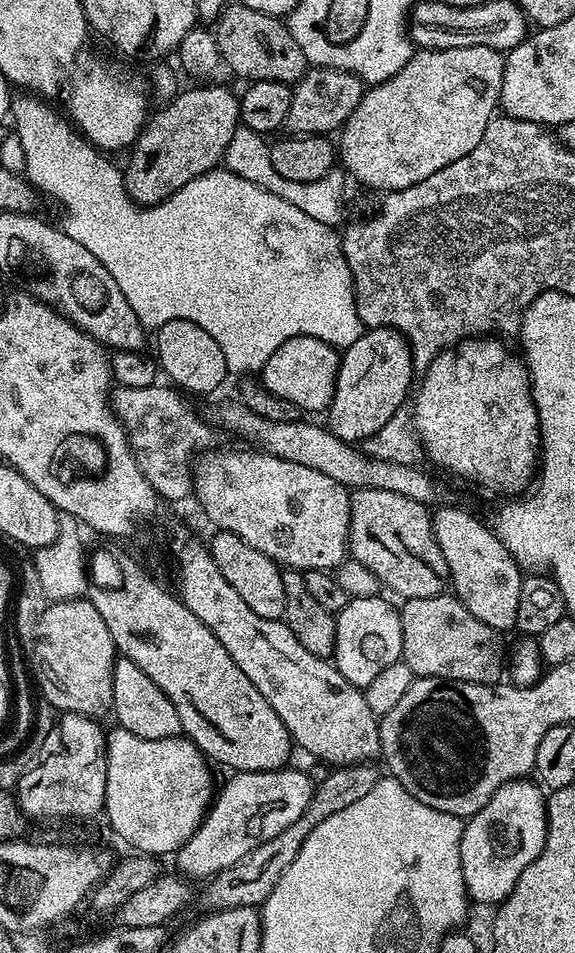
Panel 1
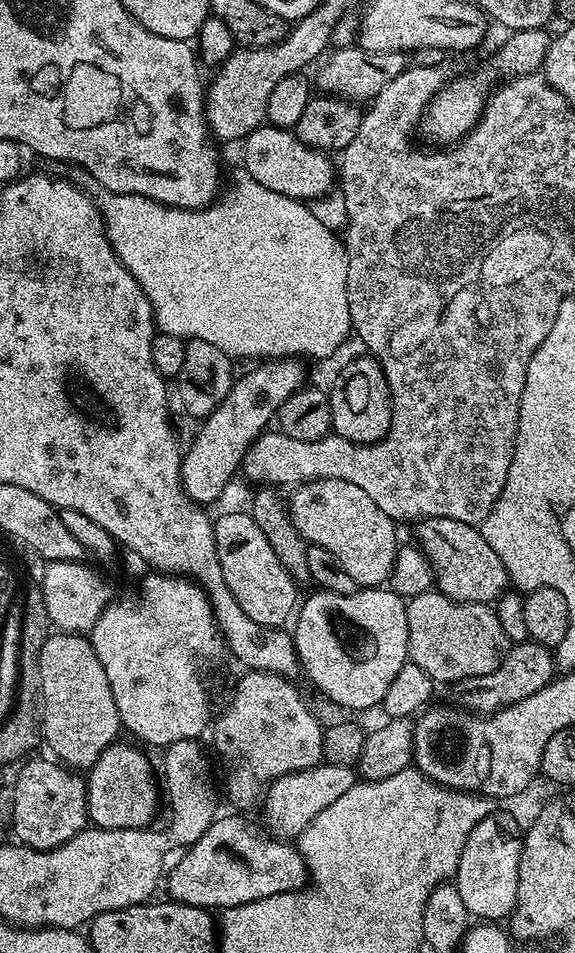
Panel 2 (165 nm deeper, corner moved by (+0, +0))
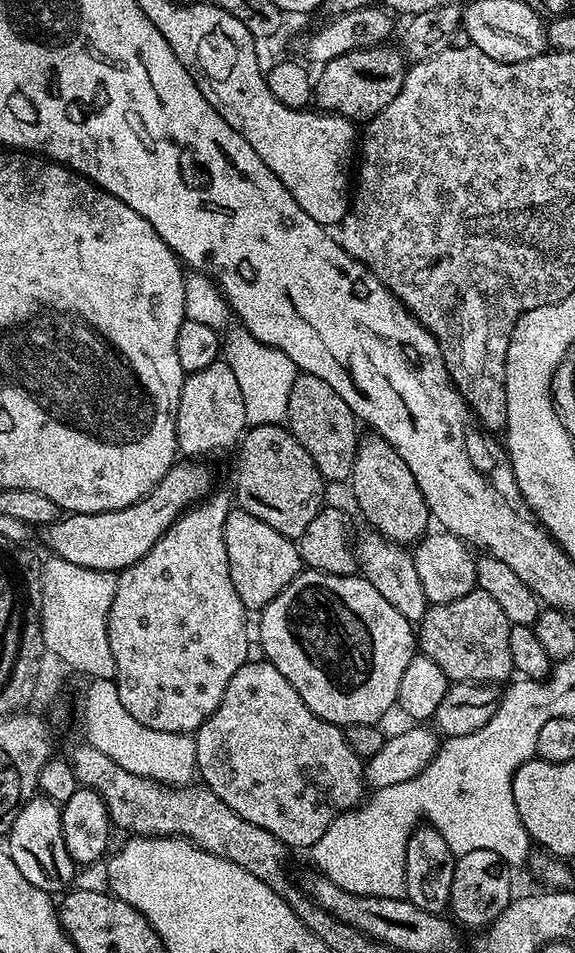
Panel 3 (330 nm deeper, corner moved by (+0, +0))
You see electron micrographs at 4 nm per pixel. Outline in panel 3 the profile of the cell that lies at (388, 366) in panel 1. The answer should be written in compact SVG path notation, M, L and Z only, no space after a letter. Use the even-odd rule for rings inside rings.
M365 435L356 447L351 484L352 496L368 520L371 531L405 546L415 545L429 531L430 513L426 498L422 498L422 490L418 490L418 482L414 474L410 474L410 466L402 462L398 450L394 450L394 446L381 436Z

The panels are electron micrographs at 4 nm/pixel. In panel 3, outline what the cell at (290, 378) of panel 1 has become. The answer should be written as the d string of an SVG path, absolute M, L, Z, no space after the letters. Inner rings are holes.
M177 462L173 464L171 470L165 474L154 486L152 492L147 493L138 502L126 506L123 510L110 510L109 512L73 512L61 515L56 523L43 529L44 540L48 543L49 553L52 556L62 558L66 562L74 562L74 566L86 566L90 570L102 570L103 572L121 573L125 568L134 566L166 530L175 522L181 514L188 511L193 504L200 503L213 491L212 472L204 462Z

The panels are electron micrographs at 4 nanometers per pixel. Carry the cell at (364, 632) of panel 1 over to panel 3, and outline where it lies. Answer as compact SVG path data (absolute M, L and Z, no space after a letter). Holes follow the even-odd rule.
M301 570L288 583L286 590L282 590L282 594L278 594L278 598L274 598L274 602L270 602L262 609L259 616L260 648L264 651L261 652L263 659L274 665L286 677L286 682L290 682L290 686L294 686L294 690L298 690L302 702L306 702L306 706L310 706L310 710L314 710L314 714L318 714L318 718L341 726L350 724L380 724L383 721L383 716L391 708L394 708L398 698L398 685L402 683L402 674L406 671L406 666L410 666L410 658L414 655L414 649L417 647L418 640L414 635L414 624L406 617L403 617L389 602L386 602L385 598L382 598L382 594L374 586L370 586L370 582L365 580L363 576L359 574L339 576L338 574Z

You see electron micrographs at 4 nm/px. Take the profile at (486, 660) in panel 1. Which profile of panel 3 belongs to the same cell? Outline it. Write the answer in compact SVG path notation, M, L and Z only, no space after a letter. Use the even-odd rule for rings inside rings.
M471 592L454 602L433 604L418 623L418 648L426 658L438 662L452 682L499 685L513 679L510 630L506 614L490 594Z

